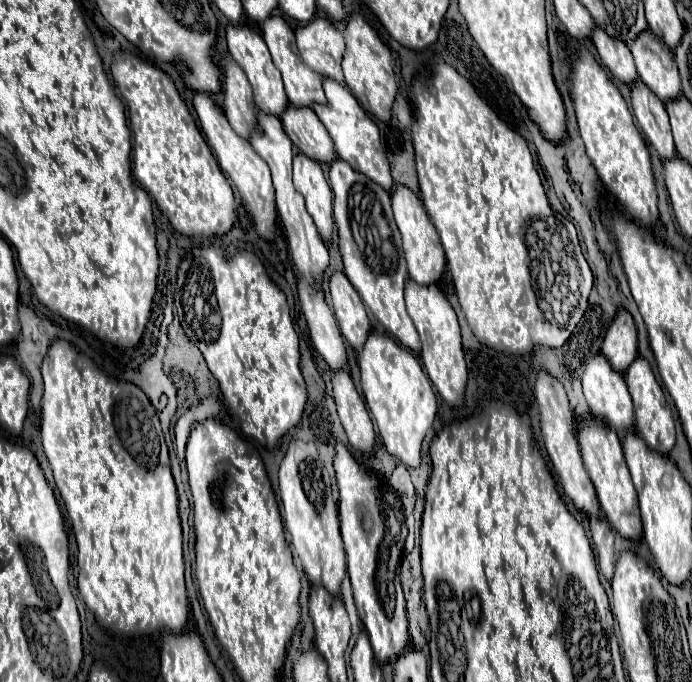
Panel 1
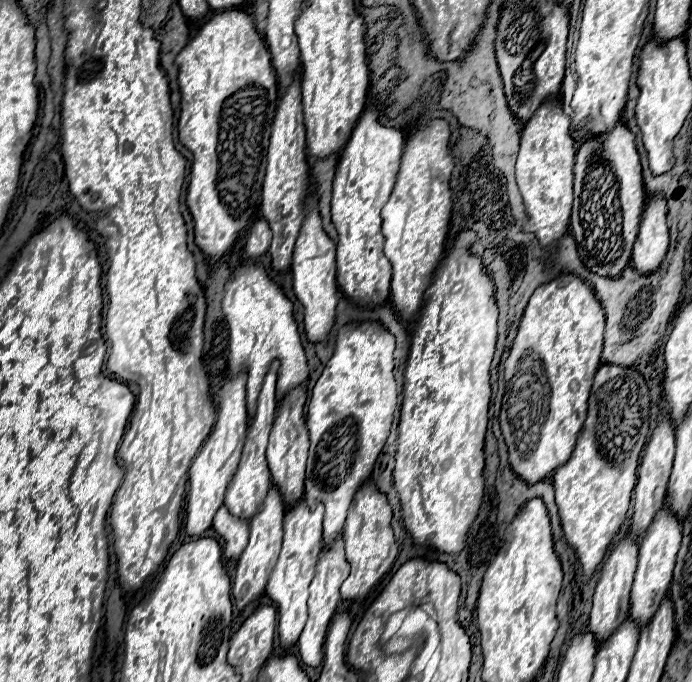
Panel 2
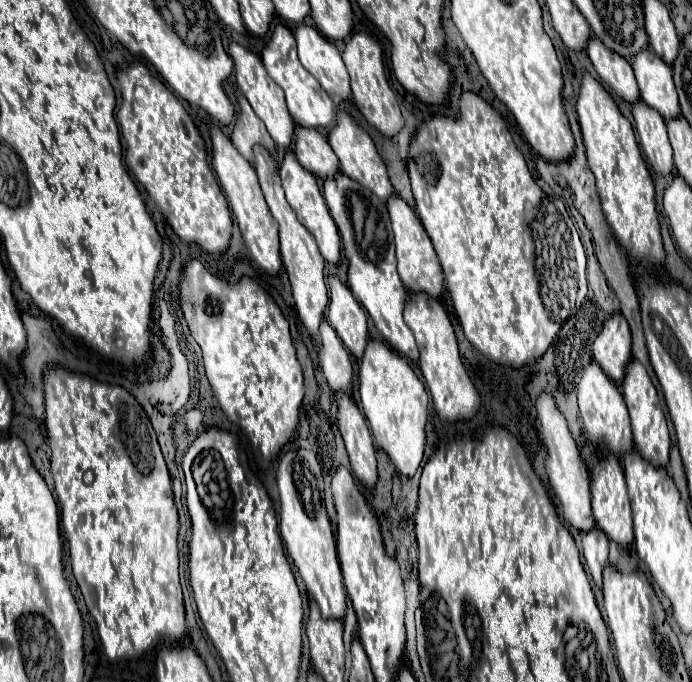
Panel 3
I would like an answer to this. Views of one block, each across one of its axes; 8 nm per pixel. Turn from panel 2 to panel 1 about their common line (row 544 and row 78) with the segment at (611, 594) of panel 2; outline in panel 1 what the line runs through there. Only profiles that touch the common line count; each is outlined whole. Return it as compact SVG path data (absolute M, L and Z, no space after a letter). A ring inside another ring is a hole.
M594 28L592 42L594 42L596 50L598 50L600 62L608 68L608 72L614 78L618 78L624 84L632 84L632 82L638 80L632 54L630 54L628 46L622 40L614 40L604 30Z

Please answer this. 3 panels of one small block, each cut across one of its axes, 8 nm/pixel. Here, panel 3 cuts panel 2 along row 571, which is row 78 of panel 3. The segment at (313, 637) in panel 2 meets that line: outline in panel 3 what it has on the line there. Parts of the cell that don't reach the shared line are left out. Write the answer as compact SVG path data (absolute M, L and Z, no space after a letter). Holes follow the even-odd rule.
M298 26L296 32L298 58L302 66L322 84L330 96L350 98L350 76L342 62L340 50L318 32L316 26Z

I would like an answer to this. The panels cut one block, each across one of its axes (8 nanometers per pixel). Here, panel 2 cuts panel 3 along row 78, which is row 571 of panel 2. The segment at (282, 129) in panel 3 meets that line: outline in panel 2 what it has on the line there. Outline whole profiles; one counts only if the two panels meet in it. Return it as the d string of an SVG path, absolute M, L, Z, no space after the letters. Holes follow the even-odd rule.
M270 486L268 496L264 500L262 510L252 518L250 522L250 542L246 550L242 552L238 566L236 566L236 578L234 578L234 604L238 610L244 610L252 600L258 600L264 594L264 584L268 584L268 572L276 566L276 556L280 556L280 540L282 540L282 524L284 520L284 504L276 490L276 486Z

